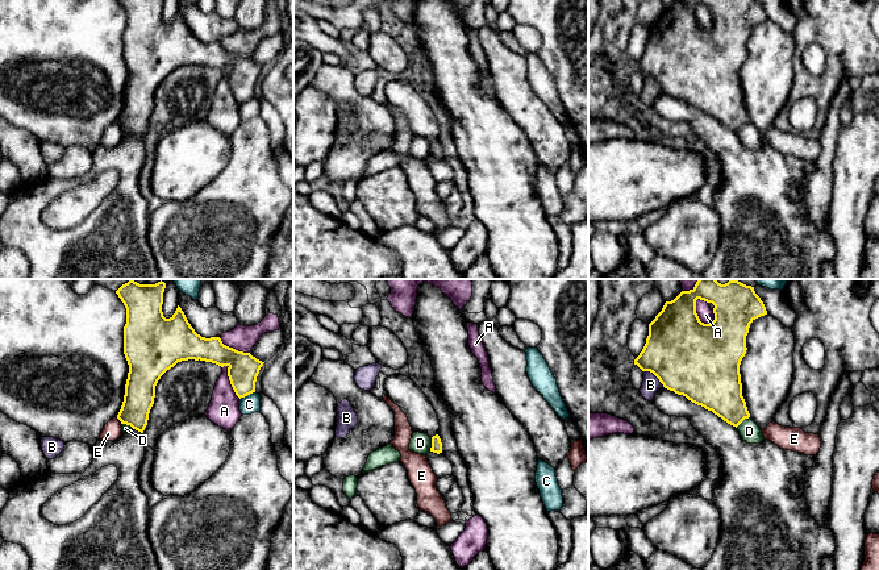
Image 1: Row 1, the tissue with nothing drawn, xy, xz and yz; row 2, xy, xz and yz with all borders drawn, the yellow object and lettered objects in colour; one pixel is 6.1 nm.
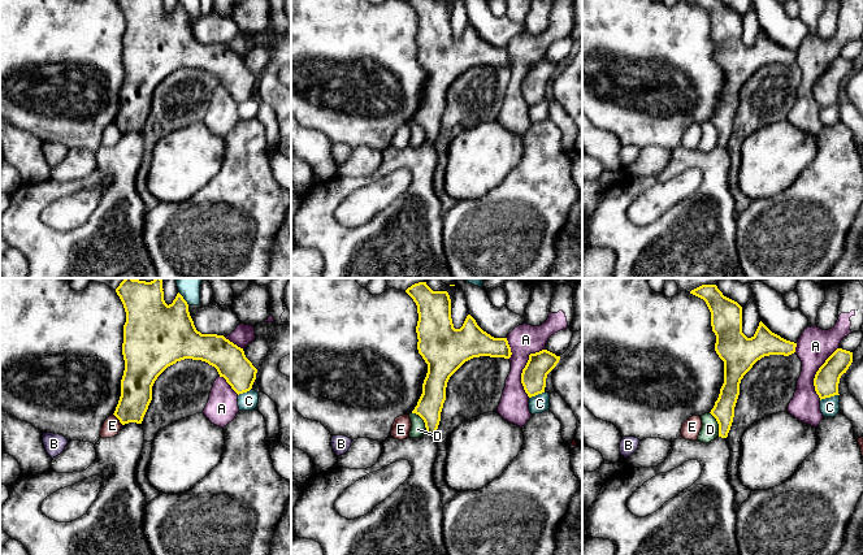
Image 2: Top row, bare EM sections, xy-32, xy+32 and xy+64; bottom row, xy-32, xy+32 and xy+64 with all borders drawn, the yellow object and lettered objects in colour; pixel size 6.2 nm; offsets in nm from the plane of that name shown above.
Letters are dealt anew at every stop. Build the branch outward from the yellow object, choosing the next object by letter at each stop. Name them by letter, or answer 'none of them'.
none of them

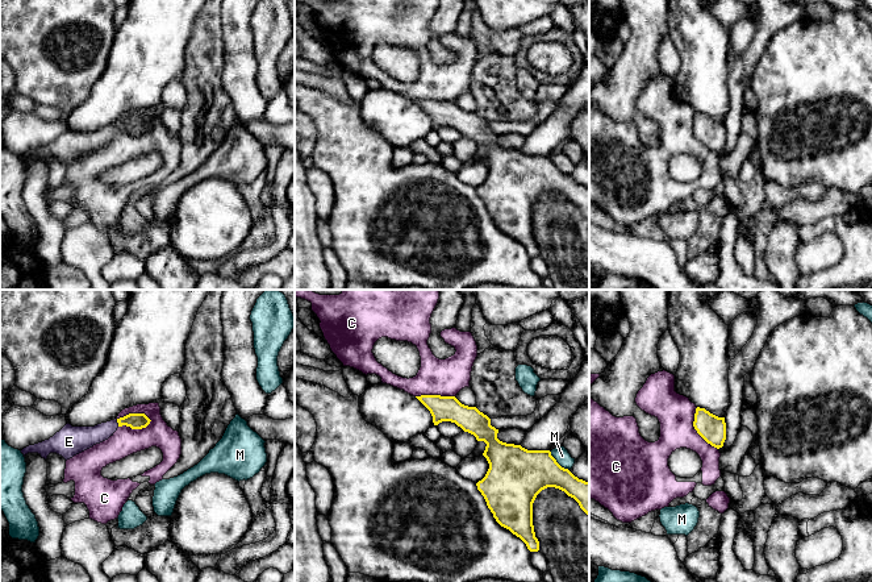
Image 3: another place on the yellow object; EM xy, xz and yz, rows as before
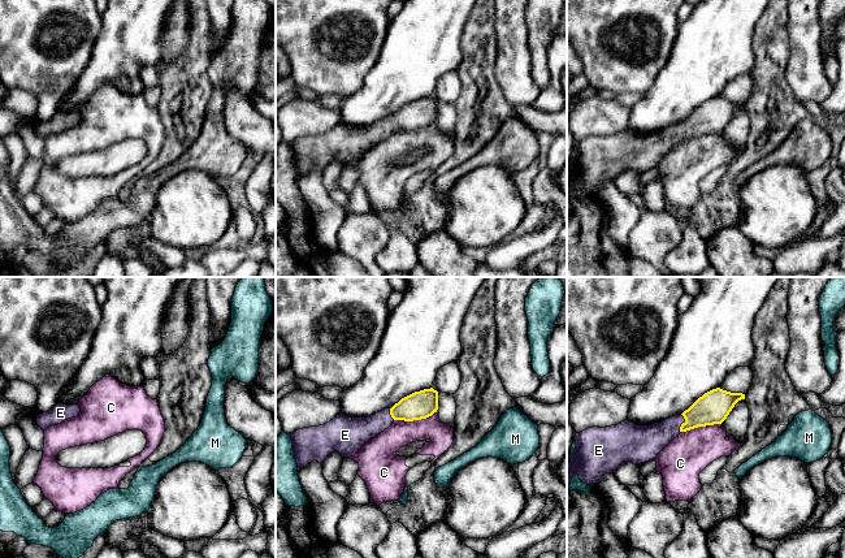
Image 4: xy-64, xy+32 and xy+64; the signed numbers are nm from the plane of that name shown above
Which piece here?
E

